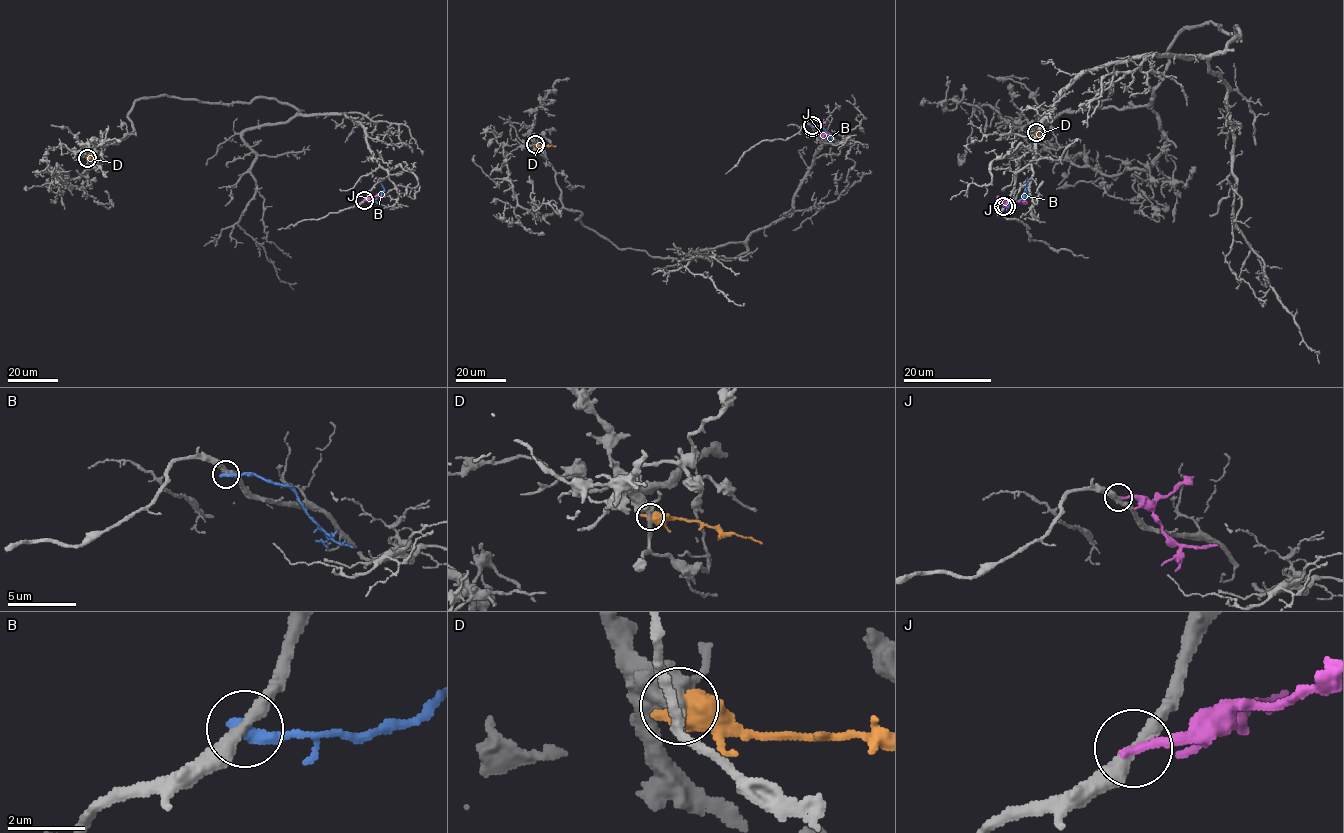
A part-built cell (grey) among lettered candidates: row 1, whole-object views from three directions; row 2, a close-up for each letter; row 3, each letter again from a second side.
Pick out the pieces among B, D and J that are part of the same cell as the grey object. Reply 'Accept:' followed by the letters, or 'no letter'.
Accept: no letter

